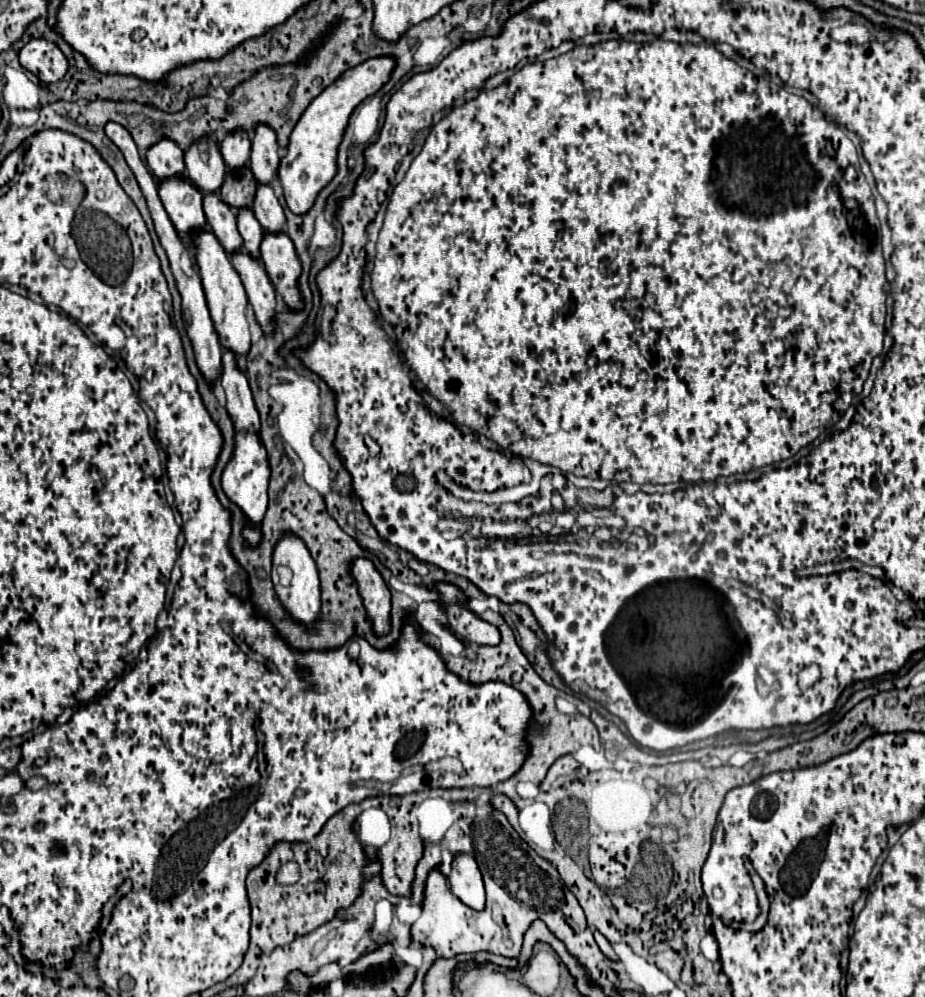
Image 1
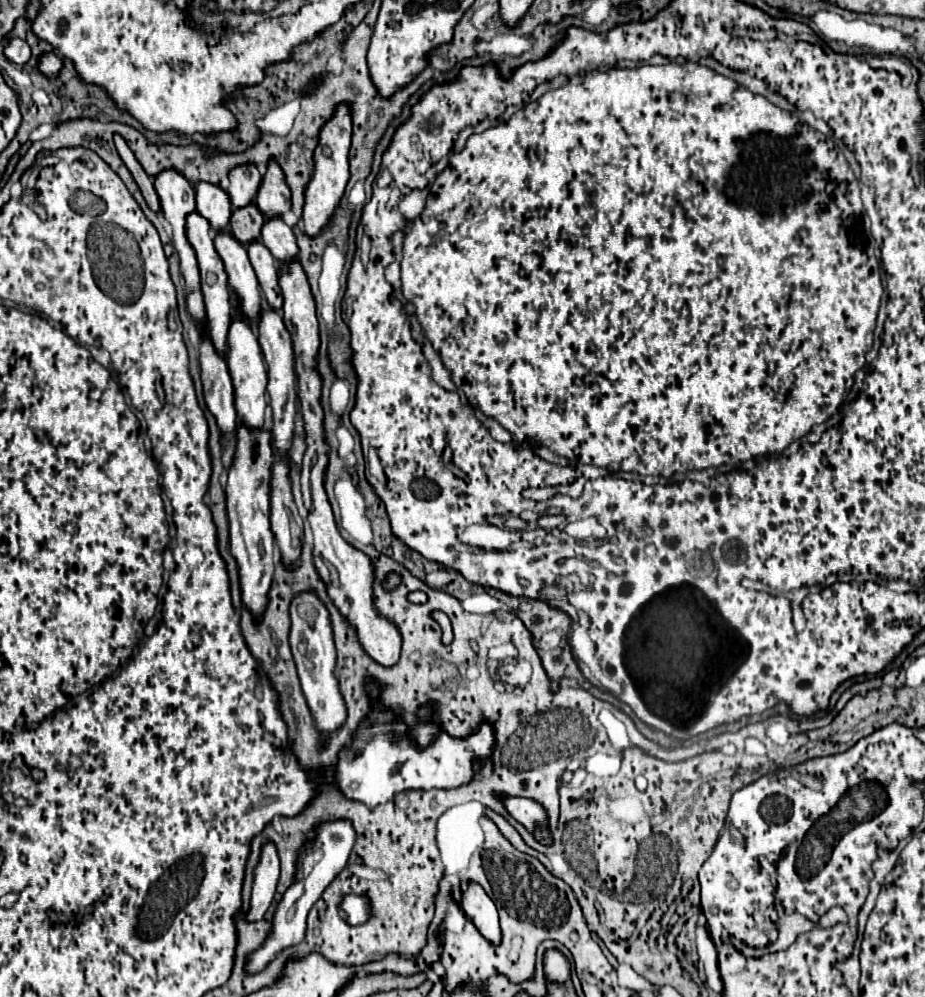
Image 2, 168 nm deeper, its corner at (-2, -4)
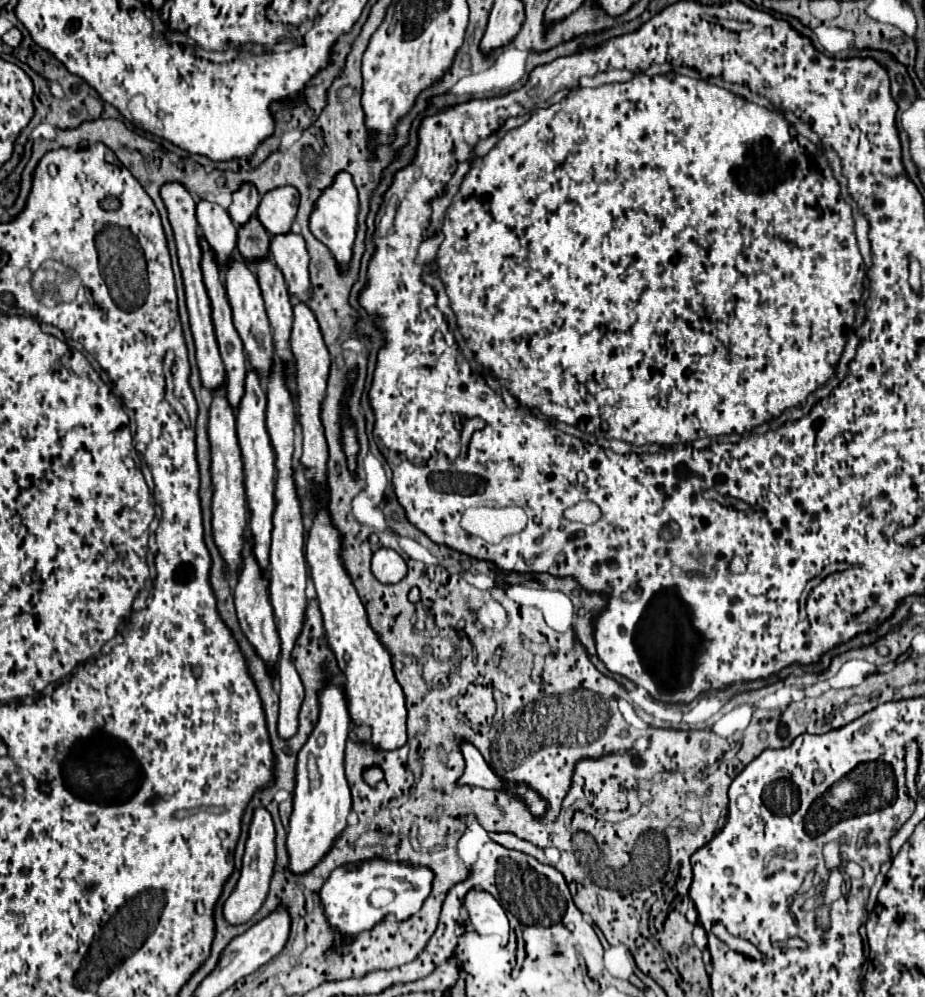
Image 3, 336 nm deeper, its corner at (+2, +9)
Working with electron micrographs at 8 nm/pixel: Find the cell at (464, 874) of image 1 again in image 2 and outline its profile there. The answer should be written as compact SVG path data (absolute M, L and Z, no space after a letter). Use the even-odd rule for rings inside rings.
M468 884L462 894L462 908L466 916L472 920L472 924L478 928L478 932L494 946L502 942L502 930L498 922L498 910L496 904L490 900L490 896L484 892L480 884Z

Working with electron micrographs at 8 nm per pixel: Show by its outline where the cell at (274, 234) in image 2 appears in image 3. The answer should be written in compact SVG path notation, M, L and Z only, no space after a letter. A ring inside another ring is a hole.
M288 231L282 235L272 235L270 255L282 275L286 277L292 303L310 299L310 279L308 279L308 253L302 235Z

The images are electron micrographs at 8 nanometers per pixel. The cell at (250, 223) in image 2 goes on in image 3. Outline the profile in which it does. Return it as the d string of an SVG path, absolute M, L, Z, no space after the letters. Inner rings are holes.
M252 215L244 225L238 227L238 251L248 263L254 261L254 257L268 255L268 241L270 233L266 233L256 215Z

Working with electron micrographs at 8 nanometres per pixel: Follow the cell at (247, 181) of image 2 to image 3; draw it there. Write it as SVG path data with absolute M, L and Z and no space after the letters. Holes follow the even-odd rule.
M242 183L232 193L232 205L228 207L228 213L236 225L244 225L254 213L260 203L258 189L252 183Z

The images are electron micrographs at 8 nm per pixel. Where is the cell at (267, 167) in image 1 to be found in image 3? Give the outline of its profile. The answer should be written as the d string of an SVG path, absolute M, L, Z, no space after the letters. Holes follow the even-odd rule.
M276 187L262 195L258 219L270 235L290 231L290 223L298 211L298 191L294 187Z

